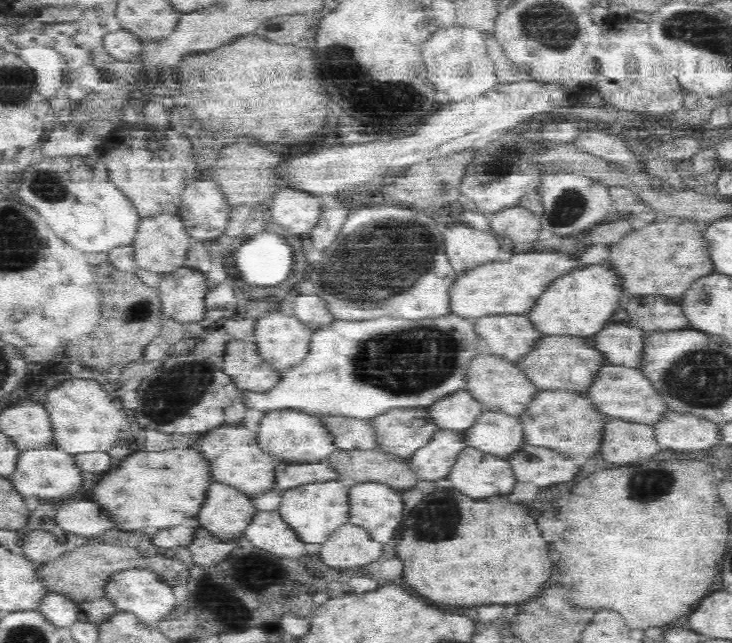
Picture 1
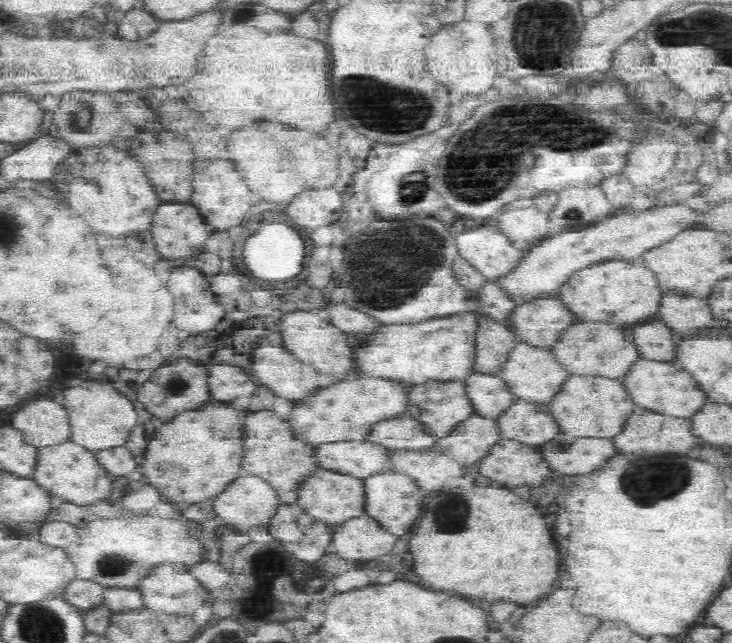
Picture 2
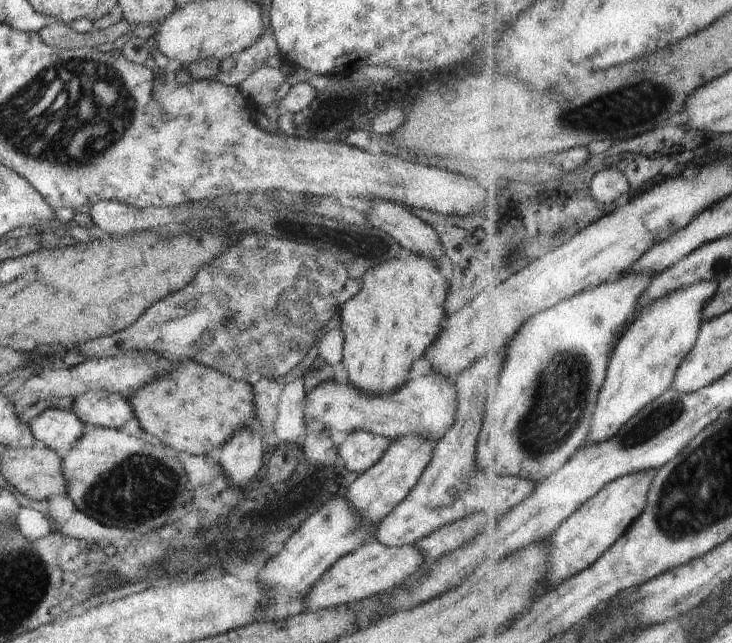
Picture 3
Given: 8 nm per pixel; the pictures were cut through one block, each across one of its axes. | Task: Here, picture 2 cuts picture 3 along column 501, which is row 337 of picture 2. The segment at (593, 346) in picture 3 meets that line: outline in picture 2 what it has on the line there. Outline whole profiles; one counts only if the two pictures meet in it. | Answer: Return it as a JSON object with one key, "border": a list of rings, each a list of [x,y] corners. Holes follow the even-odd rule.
{"border":[[[480,309],[436,317],[414,324],[396,323],[376,334],[372,344],[358,348],[358,373],[398,377],[418,384],[428,379],[467,377],[470,374],[472,336],[477,332],[478,320],[486,314]]]}

